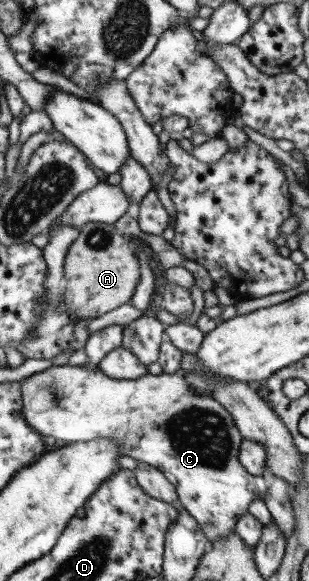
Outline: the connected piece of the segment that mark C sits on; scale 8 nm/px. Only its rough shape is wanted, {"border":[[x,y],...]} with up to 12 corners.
{"border":[[84,365],[21,381],[22,413],[66,444],[110,439],[159,468],[211,542],[267,481],[181,373]]}

